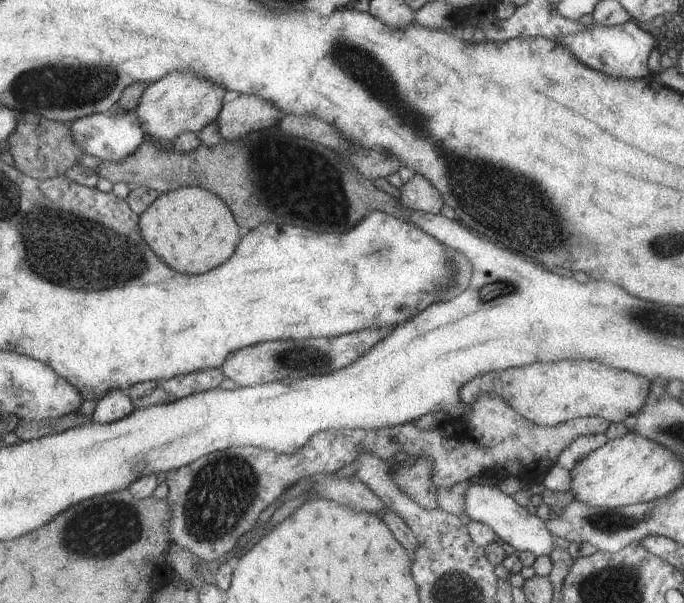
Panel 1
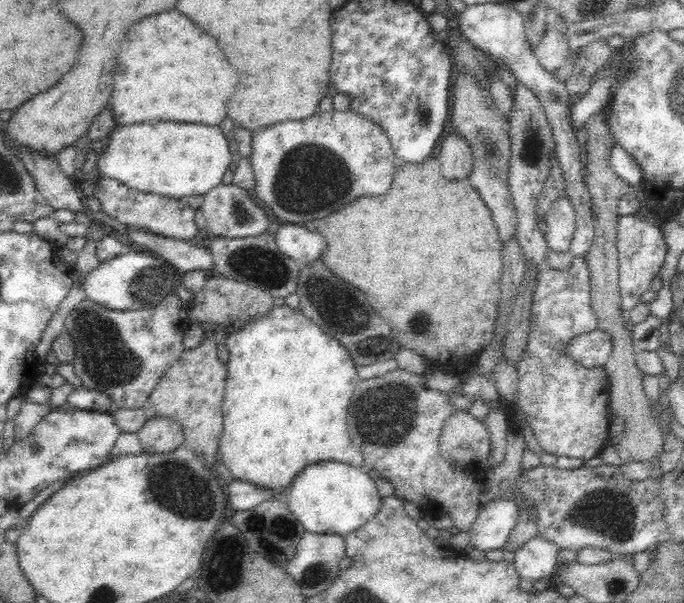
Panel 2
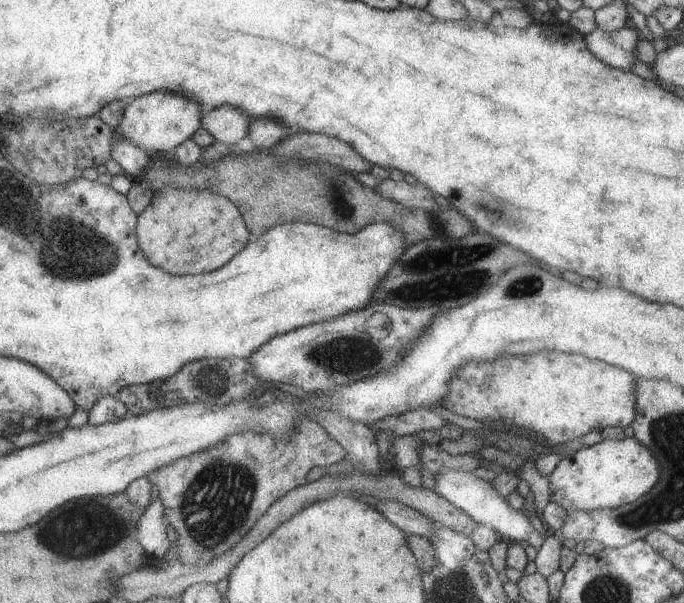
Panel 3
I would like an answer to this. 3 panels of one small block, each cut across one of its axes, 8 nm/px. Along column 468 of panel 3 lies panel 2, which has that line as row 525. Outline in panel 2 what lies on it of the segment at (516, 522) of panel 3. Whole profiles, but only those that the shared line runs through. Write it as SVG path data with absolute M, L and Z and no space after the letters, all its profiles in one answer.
M496 496L479 510L471 526L472 546L480 550L504 549L519 519L519 504L514 496Z

